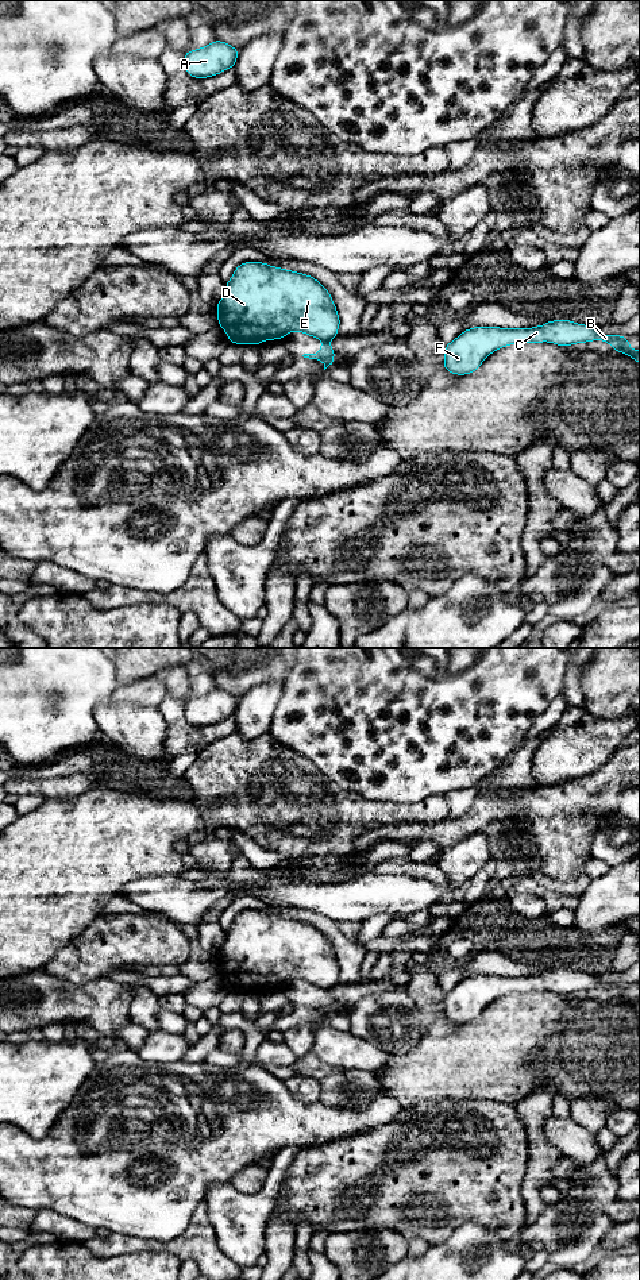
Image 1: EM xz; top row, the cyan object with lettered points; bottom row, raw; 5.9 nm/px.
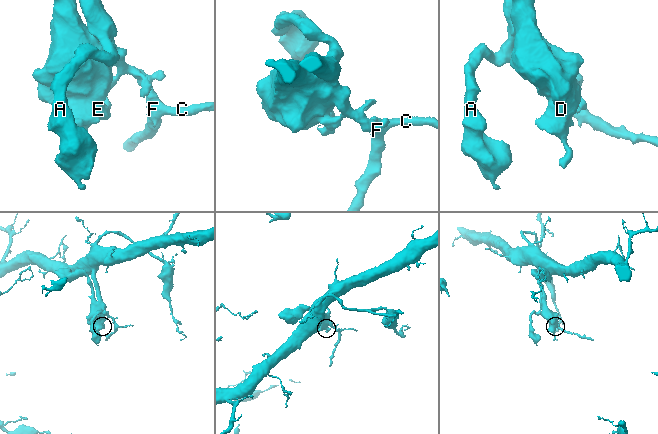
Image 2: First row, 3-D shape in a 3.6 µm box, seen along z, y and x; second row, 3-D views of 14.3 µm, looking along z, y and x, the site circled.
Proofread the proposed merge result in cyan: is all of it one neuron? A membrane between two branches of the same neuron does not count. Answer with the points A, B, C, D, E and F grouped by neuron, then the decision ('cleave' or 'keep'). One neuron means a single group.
groups A B C F / D E; cleave

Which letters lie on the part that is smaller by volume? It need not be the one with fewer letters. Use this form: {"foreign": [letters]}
{"foreign": ["D", "E"]}

